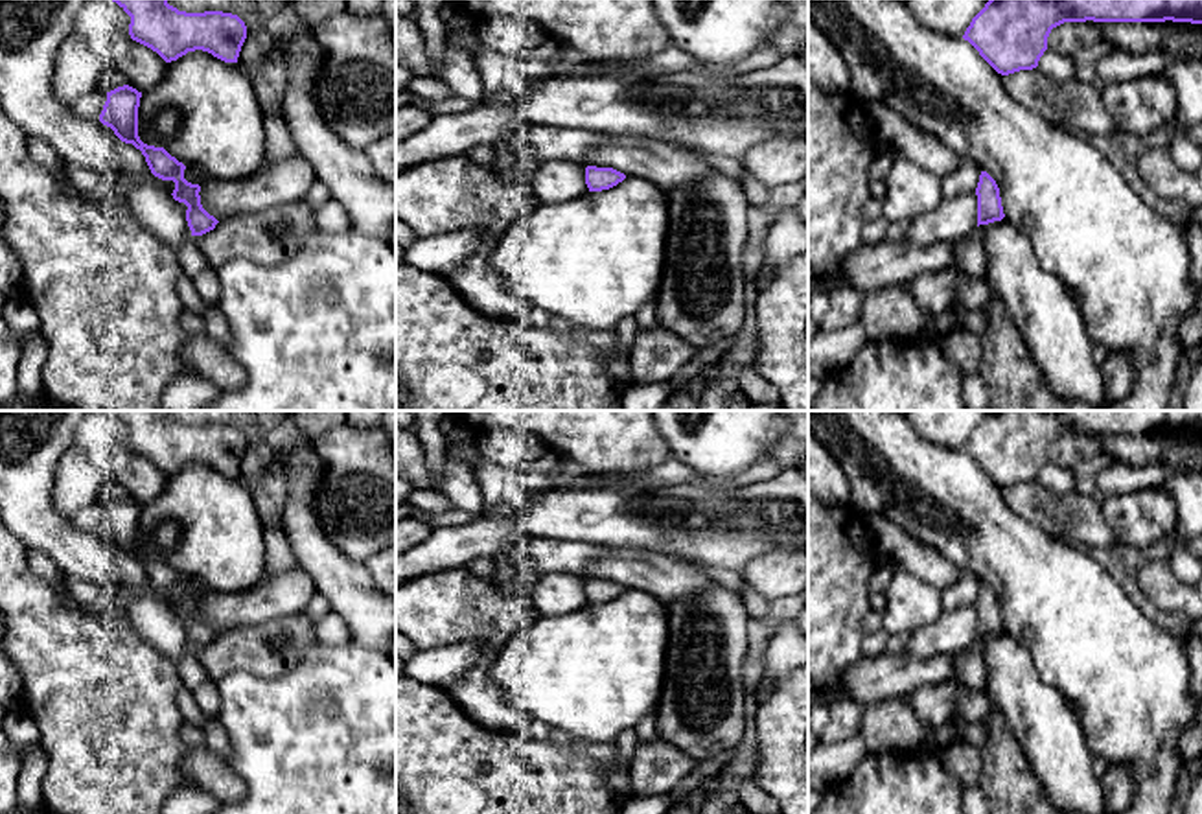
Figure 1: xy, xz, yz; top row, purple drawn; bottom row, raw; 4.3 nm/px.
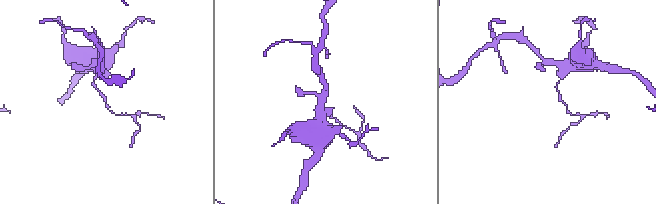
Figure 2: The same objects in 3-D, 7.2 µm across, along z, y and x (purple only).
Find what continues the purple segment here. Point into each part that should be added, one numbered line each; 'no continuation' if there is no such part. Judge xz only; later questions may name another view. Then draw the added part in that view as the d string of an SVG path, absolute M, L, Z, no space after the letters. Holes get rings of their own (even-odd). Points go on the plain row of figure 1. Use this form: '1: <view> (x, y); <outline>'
no continuation

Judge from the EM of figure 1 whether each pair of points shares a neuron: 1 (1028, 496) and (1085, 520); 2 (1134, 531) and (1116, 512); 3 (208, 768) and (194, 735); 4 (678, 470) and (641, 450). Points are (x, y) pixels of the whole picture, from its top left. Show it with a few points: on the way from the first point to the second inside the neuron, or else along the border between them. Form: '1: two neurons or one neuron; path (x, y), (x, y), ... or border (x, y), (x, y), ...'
1: one neuron; path (1042, 507), (1070, 516)
2: one neuron; path (1131, 527), (1120, 516)
3: two neurons; border (188, 746), (205, 748)
4: two neurons; border (669, 455), (650, 468), (621, 474)

